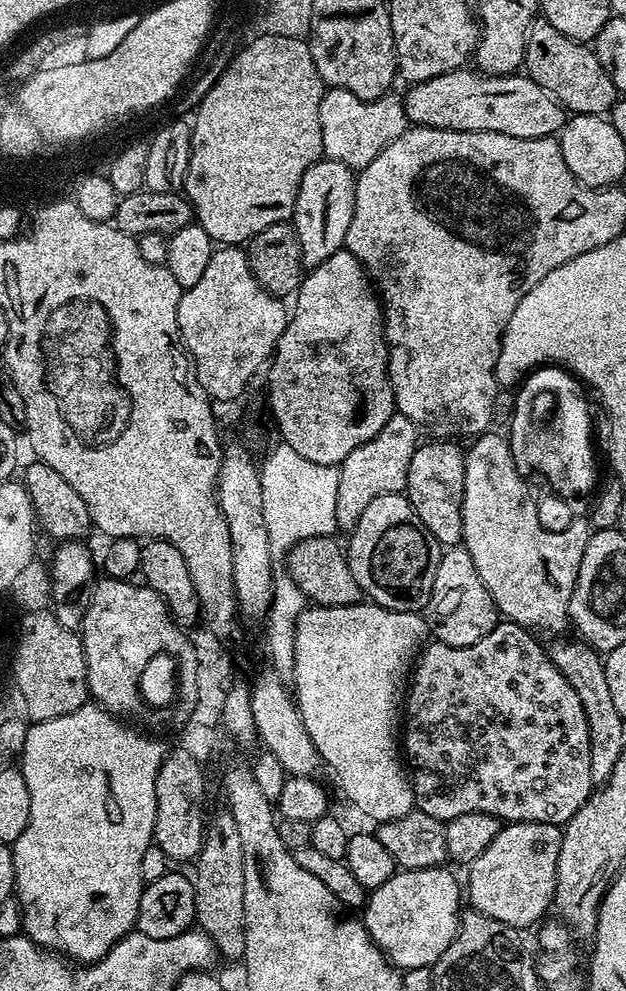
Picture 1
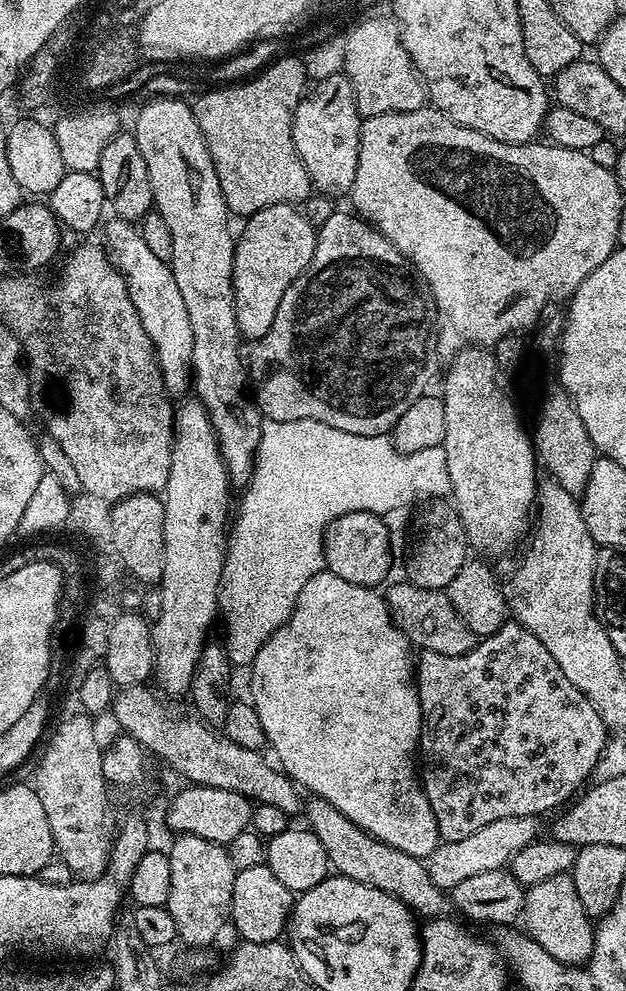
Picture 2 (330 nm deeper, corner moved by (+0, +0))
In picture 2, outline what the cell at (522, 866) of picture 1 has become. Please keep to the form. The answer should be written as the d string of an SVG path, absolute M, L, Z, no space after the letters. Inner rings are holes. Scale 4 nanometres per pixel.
M571 875L546 878L544 882L527 885L524 893L522 909L523 931L546 954L550 954L559 964L578 964L587 961L592 953L593 921L586 914L582 901L578 898L578 890L574 890Z

